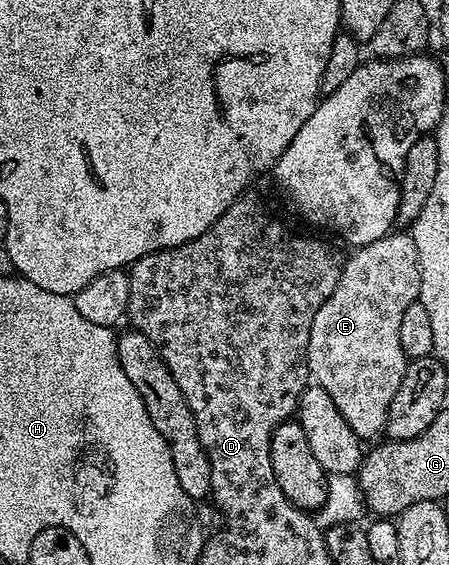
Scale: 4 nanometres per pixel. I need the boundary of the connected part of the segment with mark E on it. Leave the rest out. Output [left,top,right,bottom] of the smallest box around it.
[307,230,421,438]

